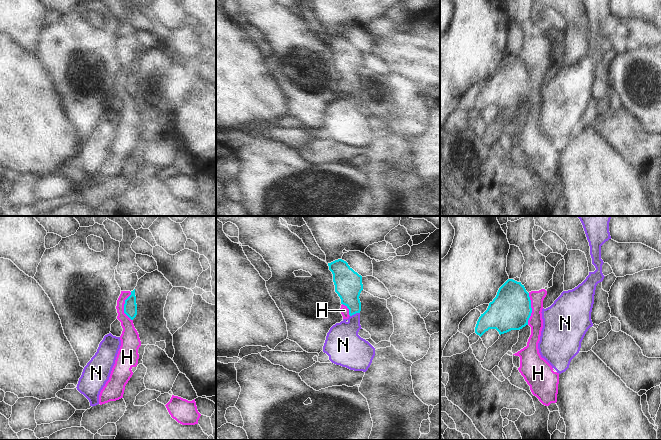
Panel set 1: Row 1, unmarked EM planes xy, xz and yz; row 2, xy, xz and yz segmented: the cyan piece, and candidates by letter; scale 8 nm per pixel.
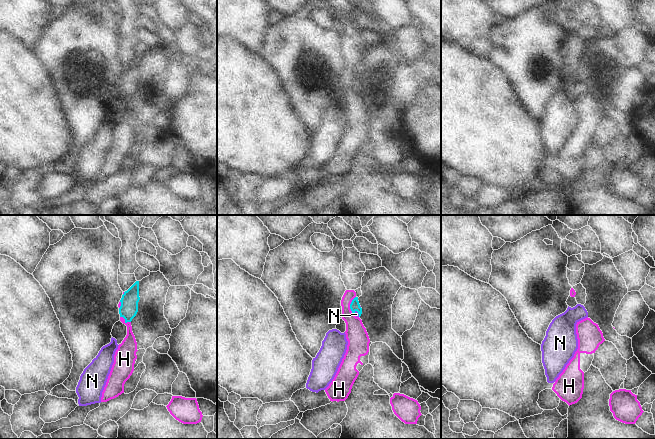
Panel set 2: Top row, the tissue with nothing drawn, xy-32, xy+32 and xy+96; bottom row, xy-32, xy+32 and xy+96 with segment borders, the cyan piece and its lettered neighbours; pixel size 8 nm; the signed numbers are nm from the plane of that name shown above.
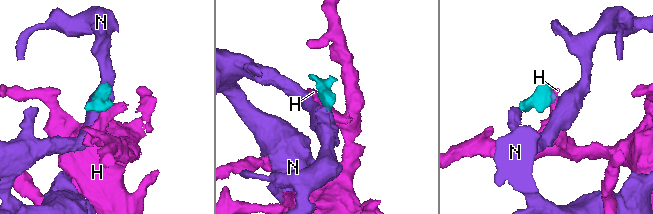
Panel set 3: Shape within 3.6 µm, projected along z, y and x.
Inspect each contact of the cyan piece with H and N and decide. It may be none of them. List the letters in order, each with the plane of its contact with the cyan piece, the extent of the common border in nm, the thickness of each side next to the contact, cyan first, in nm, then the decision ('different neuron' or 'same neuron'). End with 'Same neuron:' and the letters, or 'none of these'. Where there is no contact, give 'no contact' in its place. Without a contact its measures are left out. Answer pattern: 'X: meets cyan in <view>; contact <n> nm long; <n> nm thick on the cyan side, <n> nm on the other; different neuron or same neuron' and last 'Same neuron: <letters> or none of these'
H: meets cyan in yz; contact 260 nm long; 320 nm thick on the cyan side, 120 nm on the other; different neuron
N: meets cyan in xz; contact 90 nm long; 220 nm thick on the cyan side, 280 nm on the other; same neuron
Same neuron: N

